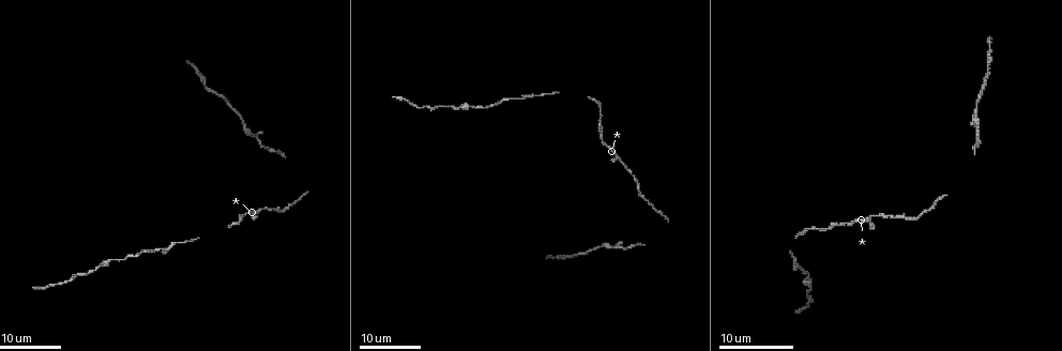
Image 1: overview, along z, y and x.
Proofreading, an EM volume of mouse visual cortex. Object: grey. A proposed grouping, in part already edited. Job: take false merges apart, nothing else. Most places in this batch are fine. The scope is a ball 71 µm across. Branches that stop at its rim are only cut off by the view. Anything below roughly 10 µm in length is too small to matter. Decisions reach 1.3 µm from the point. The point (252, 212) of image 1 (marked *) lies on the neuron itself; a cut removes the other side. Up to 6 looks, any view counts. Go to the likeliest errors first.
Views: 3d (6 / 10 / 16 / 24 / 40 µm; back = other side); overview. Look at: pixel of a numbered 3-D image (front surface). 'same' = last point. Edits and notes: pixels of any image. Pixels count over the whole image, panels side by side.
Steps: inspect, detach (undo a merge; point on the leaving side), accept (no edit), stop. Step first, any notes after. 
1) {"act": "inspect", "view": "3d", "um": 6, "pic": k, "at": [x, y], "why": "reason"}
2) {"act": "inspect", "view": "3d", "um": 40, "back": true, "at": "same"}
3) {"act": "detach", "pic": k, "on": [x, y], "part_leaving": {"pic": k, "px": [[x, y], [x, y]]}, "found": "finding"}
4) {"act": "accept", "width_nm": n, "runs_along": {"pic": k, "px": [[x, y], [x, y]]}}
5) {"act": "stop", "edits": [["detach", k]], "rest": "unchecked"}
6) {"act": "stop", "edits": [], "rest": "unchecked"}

{"act": "inspect", "view": "3d", "um": 24, "pic": 1, "at": [473, 106], "why": "sudden change in width"}

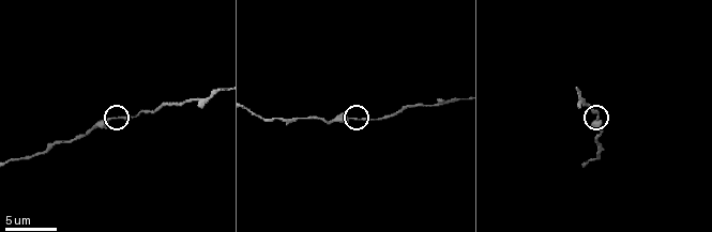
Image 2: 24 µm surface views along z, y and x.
{"act": "inspect", "view": "3d", "um": 10, "pic": 2, "at": [111, 119]}

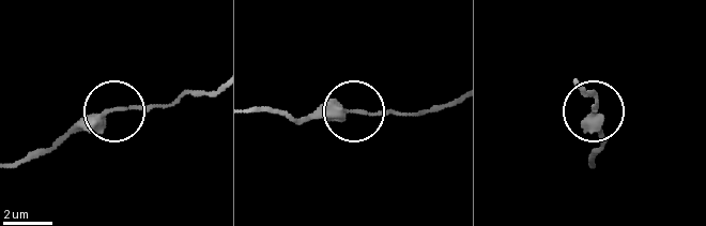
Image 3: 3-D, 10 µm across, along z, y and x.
{"act": "accept", "found": "continuous, no second neuron"}

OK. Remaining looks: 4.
{"act": "inspect", "view": "3d", "um": 16, "pic": 2, "at": [455, 100], "why": "calibre changes"}

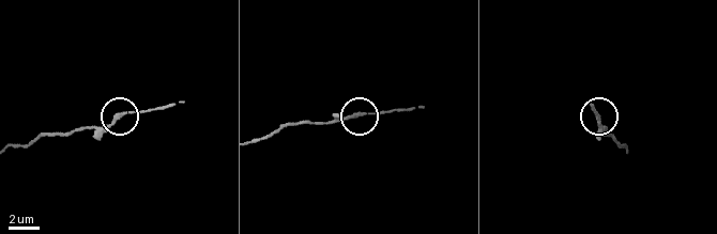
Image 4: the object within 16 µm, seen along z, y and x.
{"act": "inspect", "view": "3d", "um": 6, "pic": 4, "at": [122, 115]}

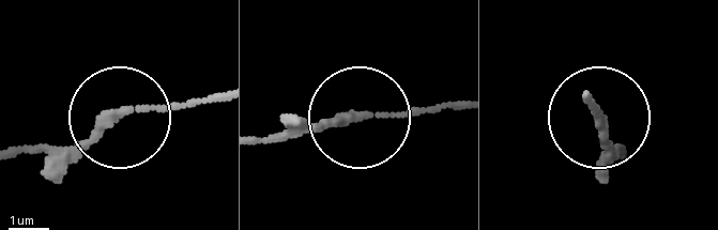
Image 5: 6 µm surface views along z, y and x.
{"act": "accept", "found": "all the same neuron"}

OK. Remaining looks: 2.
{"act": "inspect", "view": "3d", "um": 24, "pic": 1, "at": [259, 212], "why": "two arms in line, one across"}

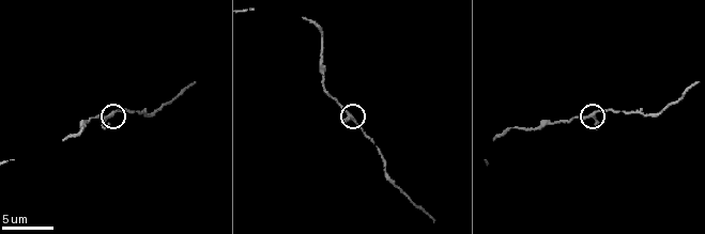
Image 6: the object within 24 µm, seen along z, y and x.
{"act": "inspect", "view": "3d", "um": 6, "pic": 6, "at": [595, 111]}

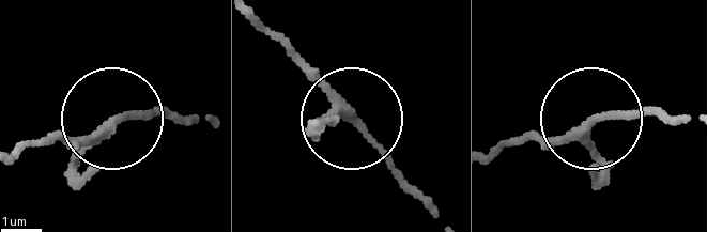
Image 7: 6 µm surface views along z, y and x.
{"act": "accept", "width_nm": 180, "runs_along": {"pic": 7, "px": [[542, 135], [600, 114], [679, 114]]}, "found": "one neuron here"}

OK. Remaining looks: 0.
{"act": "stop", "edits": [], "rest": "unchecked"}

